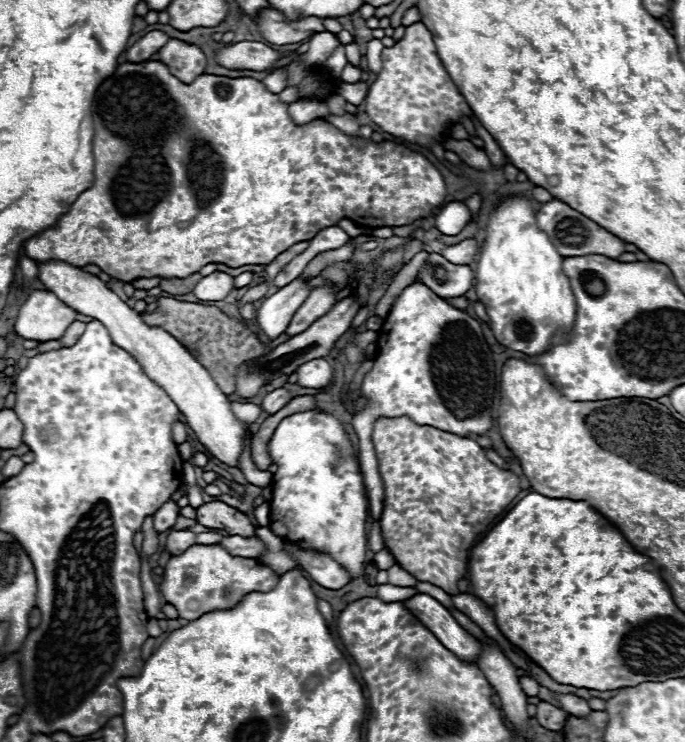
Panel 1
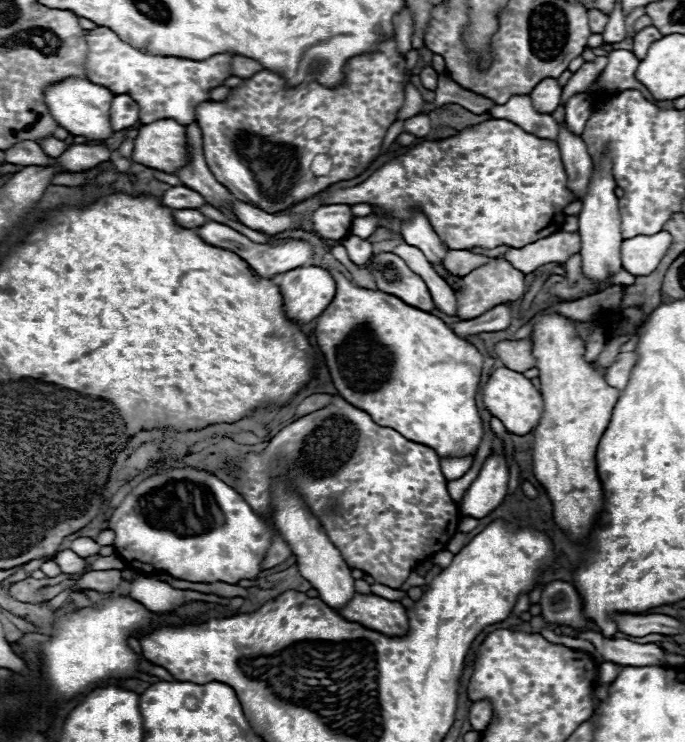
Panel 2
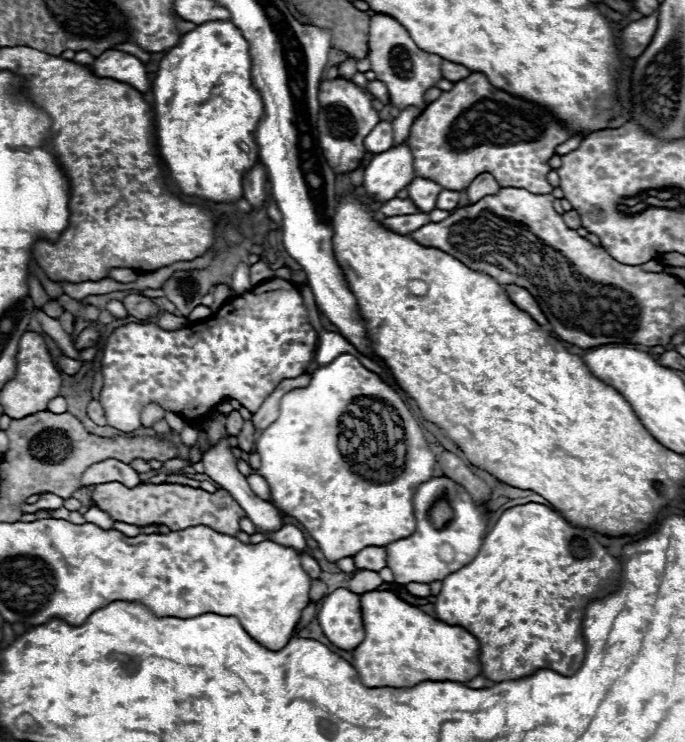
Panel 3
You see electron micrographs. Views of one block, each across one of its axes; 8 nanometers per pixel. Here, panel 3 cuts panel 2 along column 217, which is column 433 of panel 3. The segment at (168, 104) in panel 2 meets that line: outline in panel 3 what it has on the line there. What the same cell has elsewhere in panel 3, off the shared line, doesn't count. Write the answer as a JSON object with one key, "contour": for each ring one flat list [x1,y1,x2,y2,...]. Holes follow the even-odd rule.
{"contour":[[376,14,370,18,368,24,368,60,370,70,376,72,376,78,386,84,390,92,390,104,398,110,404,110,408,106,426,108,424,94,426,90,434,88,442,80,442,58,436,54,422,52,402,24,398,24,394,18,386,14]]}

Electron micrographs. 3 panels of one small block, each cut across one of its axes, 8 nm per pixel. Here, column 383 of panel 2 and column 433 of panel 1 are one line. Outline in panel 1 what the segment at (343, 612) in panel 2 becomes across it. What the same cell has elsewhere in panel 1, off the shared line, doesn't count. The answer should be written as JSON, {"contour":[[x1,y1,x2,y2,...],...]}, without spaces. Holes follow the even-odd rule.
{"contour":[[414,594,412,598,402,602,450,652,458,658,476,662,480,644,474,636,470,636,454,616,432,596,428,594]]}

